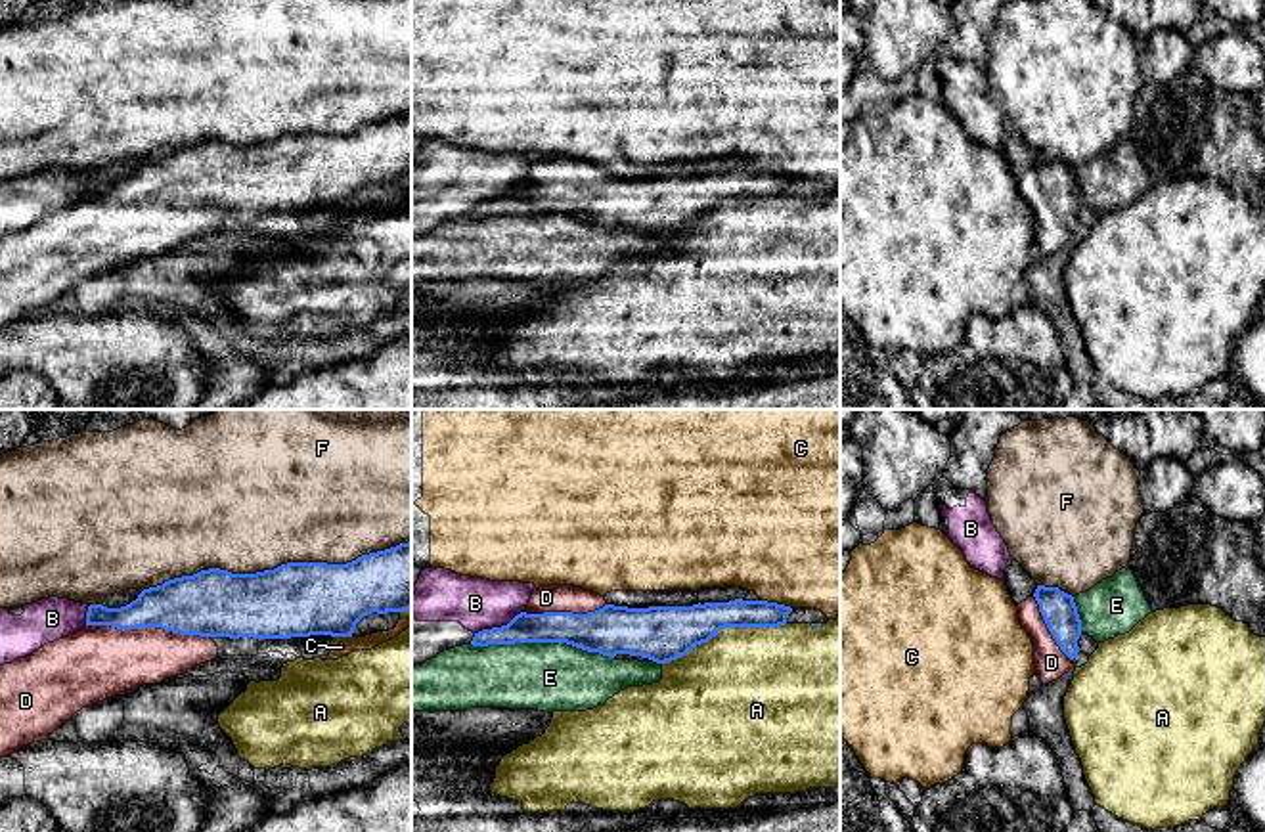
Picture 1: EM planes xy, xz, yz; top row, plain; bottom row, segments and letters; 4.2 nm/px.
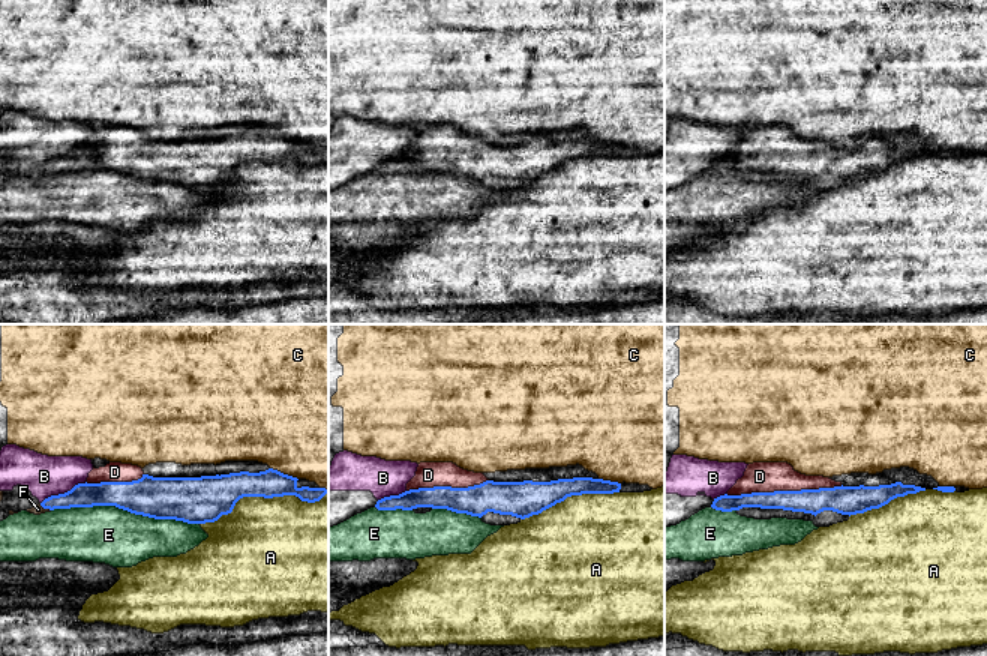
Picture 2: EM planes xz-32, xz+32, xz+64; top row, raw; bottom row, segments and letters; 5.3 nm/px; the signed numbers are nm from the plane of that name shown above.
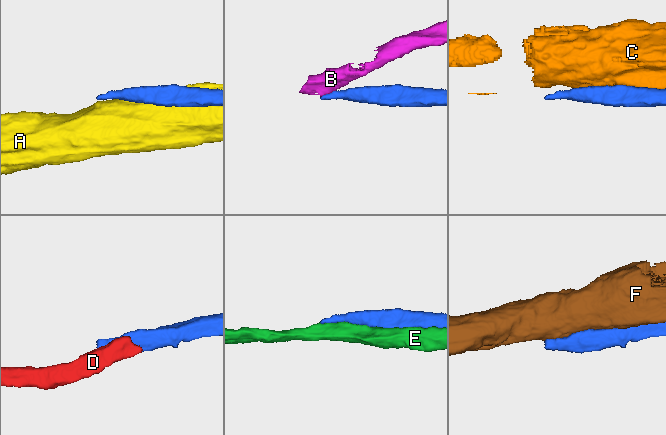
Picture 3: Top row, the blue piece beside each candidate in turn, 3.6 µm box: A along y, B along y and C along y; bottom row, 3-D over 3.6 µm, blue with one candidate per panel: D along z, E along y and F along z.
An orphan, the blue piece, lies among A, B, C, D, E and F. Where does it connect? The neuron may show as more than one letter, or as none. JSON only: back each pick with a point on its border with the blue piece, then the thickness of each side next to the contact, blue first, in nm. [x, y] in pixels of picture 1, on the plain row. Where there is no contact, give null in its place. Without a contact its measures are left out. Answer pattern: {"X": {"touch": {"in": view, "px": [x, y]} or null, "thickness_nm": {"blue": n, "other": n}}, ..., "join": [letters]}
{"D": {"touch": {"in": "xy", "px": [148, 197]}, "thickness_nm": {"blue": 260, "other": 300}}, "join": ["D"]}

